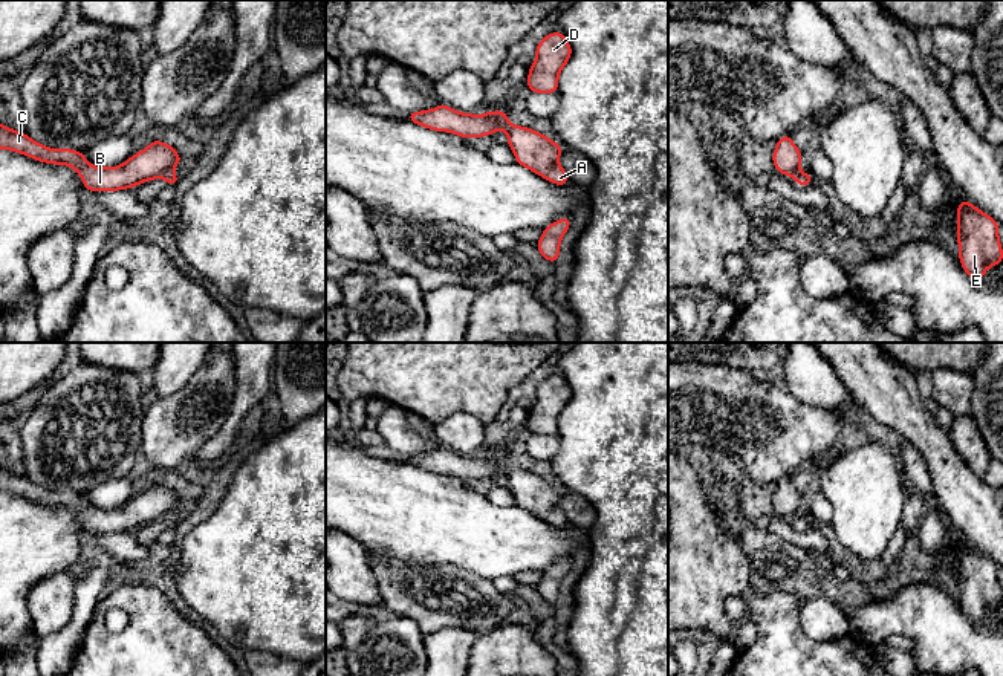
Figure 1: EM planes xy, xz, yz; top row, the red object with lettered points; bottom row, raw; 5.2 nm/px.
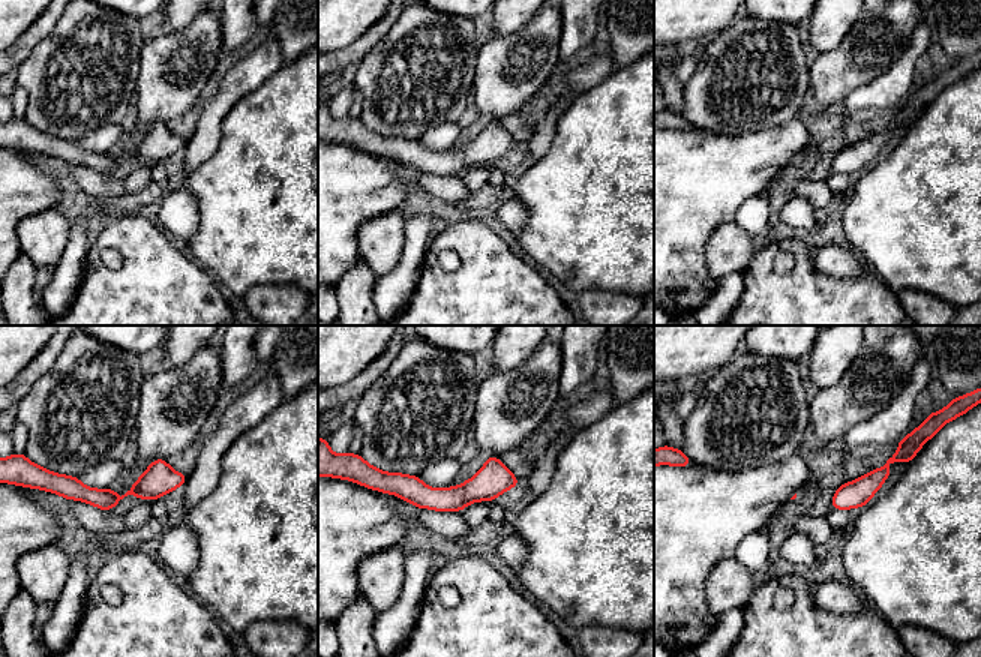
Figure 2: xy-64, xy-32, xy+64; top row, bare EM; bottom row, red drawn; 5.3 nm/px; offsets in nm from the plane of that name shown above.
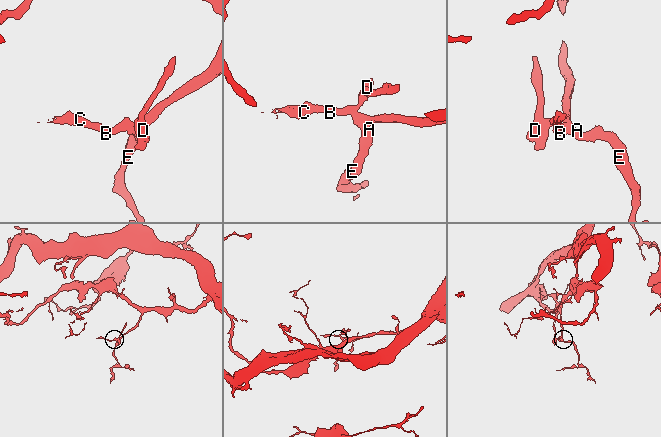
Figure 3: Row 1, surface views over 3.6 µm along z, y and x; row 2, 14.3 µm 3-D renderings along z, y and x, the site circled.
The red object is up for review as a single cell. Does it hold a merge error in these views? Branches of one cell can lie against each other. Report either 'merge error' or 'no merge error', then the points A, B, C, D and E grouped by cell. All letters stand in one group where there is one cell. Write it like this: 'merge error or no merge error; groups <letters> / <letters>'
merge error; groups A E / B C D

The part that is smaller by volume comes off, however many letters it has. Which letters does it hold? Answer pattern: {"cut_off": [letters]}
{"cut_off": ["B", "C", "D"]}

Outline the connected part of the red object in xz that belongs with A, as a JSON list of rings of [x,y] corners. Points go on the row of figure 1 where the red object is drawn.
[[[511,124],[506,127],[506,133],[517,164],[560,187],[567,184],[569,176],[558,164],[563,148],[555,141],[535,130]]]

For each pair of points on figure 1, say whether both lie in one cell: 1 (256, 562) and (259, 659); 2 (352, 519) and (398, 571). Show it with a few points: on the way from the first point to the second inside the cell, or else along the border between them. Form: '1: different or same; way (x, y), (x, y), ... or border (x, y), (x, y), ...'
1: different; border (245, 650), (271, 650), (294, 659)
2: different; border (369, 551), (418, 563)

